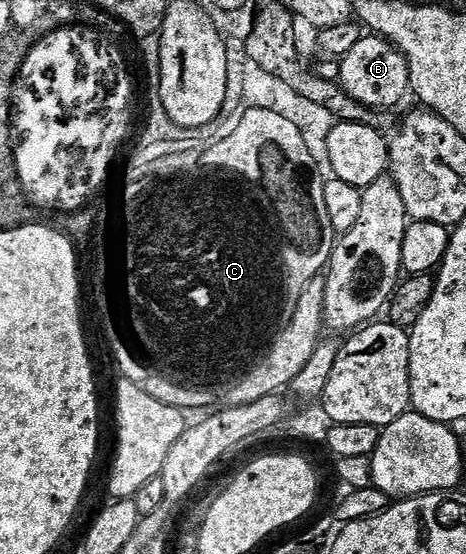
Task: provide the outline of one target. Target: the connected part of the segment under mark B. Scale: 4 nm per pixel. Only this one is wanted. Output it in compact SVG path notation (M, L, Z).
M363 35L358 43L341 58L337 80L344 91L368 108L390 111L410 93L410 72L402 52L384 37Z

